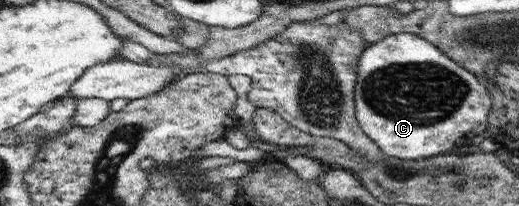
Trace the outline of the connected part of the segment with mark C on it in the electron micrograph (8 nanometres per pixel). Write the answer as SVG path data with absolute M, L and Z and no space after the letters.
M412 33L388 35L378 42L367 45L358 61L357 85L355 85L355 111L357 111L358 123L361 129L367 134L367 137L370 137L379 146L382 155L400 157L406 160L417 160L447 153L449 149L450 151L459 151L471 145L471 140L474 137L487 130L487 117L491 108L491 94L489 94L489 90L485 86L479 83L477 76L471 73L471 71L467 71L465 67L461 67L461 65L455 63L450 57L447 57L439 47L435 47L435 44L418 35Z

